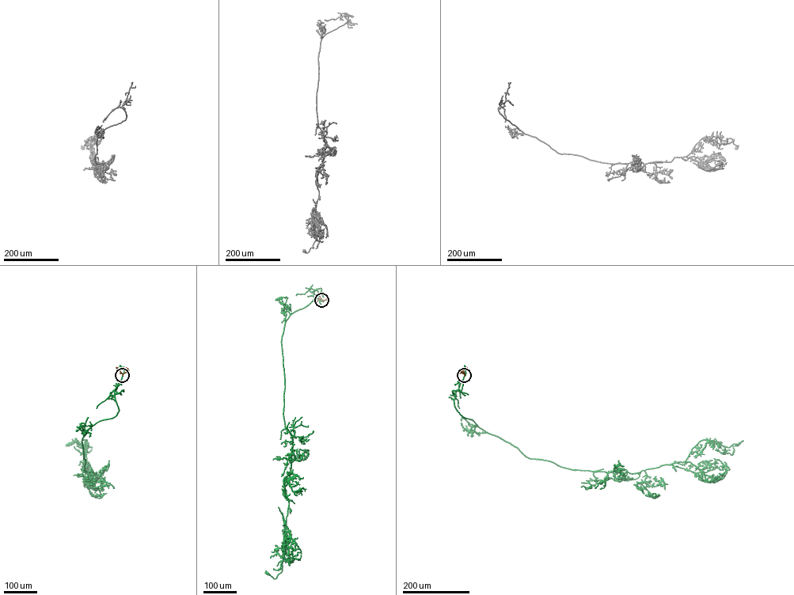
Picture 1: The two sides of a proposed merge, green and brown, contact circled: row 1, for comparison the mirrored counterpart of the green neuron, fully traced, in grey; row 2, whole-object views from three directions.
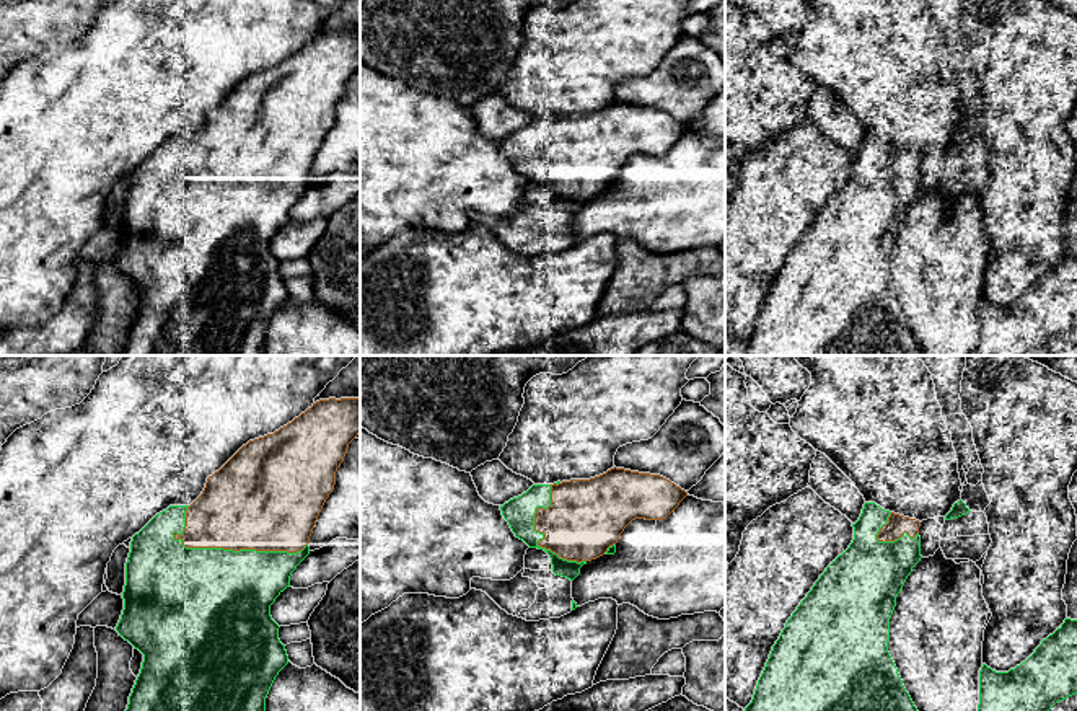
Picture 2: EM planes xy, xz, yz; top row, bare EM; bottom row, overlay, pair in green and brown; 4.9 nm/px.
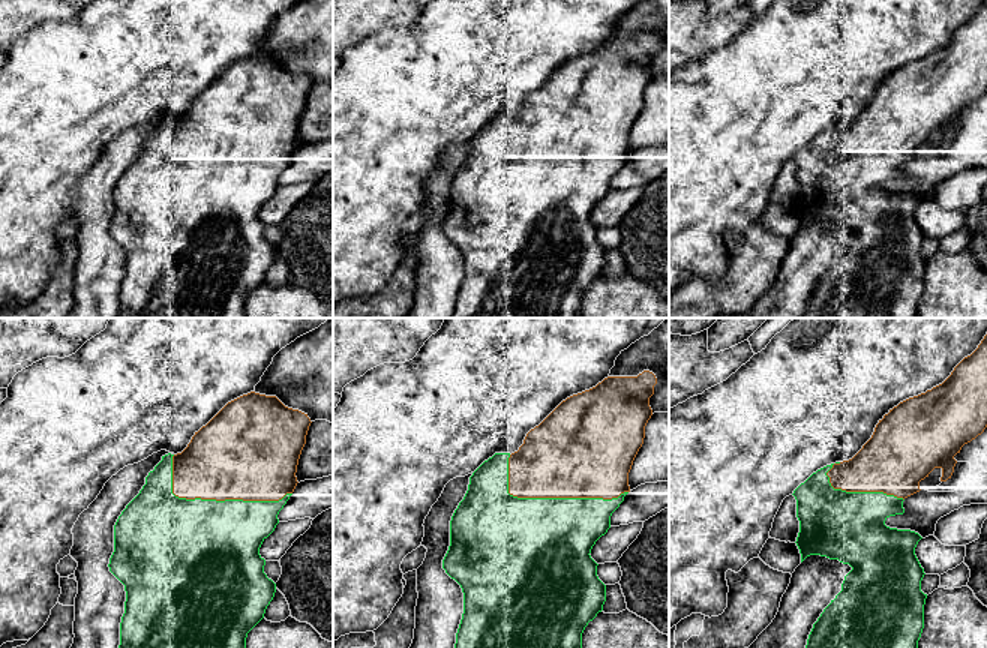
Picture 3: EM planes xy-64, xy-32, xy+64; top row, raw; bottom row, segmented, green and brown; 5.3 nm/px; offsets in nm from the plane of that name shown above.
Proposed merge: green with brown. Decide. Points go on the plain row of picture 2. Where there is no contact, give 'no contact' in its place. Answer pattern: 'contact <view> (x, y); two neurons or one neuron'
contact xy (240, 185); one neuron

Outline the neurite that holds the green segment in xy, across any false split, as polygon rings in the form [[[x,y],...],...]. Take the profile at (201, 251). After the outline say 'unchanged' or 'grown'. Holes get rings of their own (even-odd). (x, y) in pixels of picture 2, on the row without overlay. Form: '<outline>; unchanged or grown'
[[[360,31],[319,34],[274,68],[243,80],[218,106],[207,113],[202,129],[191,140],[169,140],[132,171],[125,197],[124,245],[116,266],[143,289],[143,297],[122,356],[266,356],[266,333],[275,311],[288,298],[285,280],[279,274],[280,261],[270,251],[270,240],[290,222],[292,207],[310,189],[308,176],[318,150],[334,124],[336,106],[344,96],[349,78],[358,68]]]; grown

